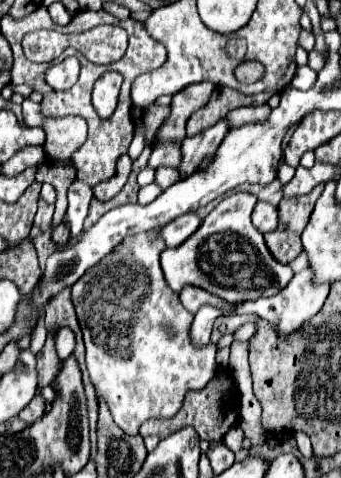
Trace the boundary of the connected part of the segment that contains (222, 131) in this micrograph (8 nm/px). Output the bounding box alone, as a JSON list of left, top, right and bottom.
[180,119,230,175]

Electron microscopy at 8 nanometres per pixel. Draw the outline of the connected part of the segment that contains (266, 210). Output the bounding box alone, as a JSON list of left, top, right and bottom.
[252,201,278,233]

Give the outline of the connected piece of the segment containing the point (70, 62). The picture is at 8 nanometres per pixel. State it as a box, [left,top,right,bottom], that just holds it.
[44,57,80,91]

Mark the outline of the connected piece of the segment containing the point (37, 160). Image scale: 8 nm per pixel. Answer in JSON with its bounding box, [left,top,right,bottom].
[2,147,46,177]

